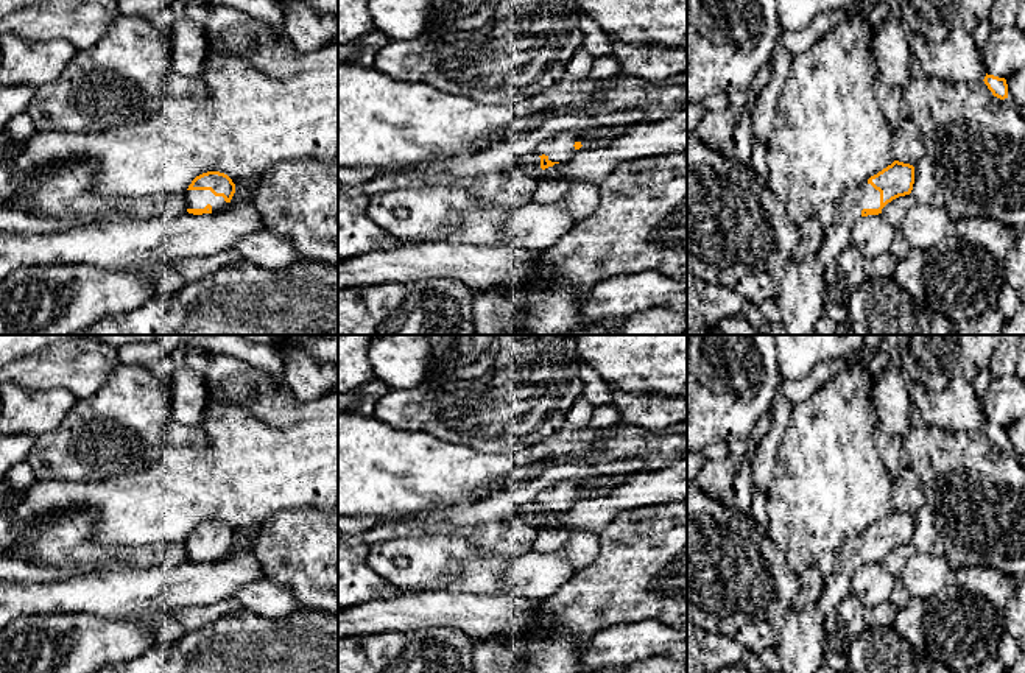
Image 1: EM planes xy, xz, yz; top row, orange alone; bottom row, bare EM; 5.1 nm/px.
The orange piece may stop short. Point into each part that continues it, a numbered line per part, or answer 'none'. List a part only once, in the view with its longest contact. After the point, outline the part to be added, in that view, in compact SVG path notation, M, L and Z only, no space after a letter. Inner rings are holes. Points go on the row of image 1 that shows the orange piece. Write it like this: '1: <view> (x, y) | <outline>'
1: yz (801, 298) | M863 184L840 201L838 215L826 227L822 245L802 260L790 260L777 294L787 335L807 335L824 312L824 273L843 249L851 245L851 229L863 209L880 207L880 192Z

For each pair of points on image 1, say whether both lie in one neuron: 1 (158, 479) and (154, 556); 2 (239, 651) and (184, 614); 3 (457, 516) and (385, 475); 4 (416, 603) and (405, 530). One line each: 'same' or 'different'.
1: different
2: different
3: different
4: different

